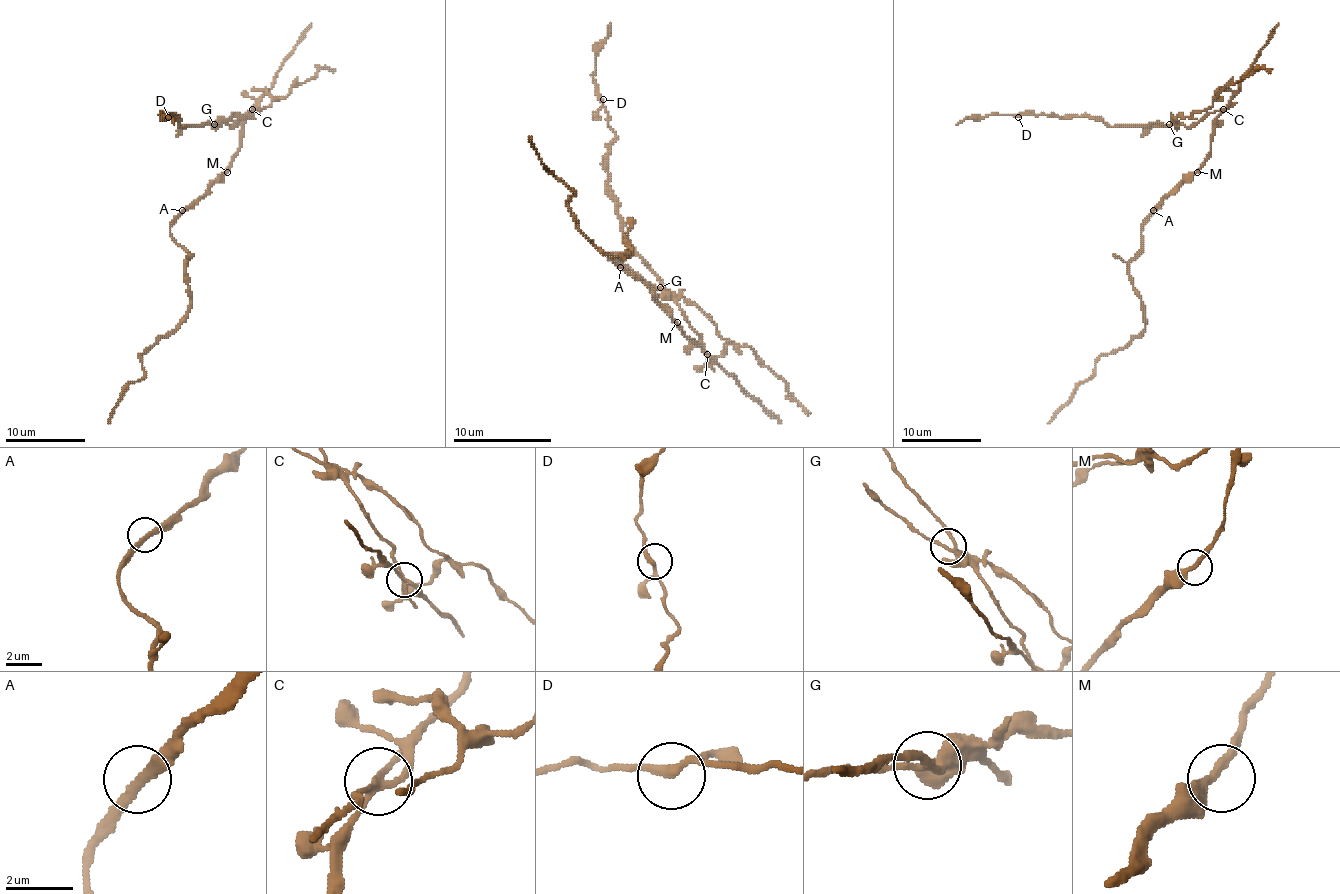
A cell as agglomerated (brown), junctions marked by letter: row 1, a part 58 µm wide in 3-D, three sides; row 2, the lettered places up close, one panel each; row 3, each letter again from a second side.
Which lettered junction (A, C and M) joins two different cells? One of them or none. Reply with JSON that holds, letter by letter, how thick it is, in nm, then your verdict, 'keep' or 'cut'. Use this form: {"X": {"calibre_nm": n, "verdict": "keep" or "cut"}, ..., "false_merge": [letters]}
{"A": {"calibre_nm": 220, "verdict": "keep"}, "C": {"calibre_nm": 180, "verdict": "cut"}, "M": {"calibre_nm": 240, "verdict": "keep"}, "false_merge": ["C"]}

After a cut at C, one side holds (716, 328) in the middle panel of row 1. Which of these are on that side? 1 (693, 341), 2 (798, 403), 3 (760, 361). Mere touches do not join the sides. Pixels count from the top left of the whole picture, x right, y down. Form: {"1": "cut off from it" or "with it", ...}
{"1": "cut off from it", "2": "with it", "3": "with it"}

